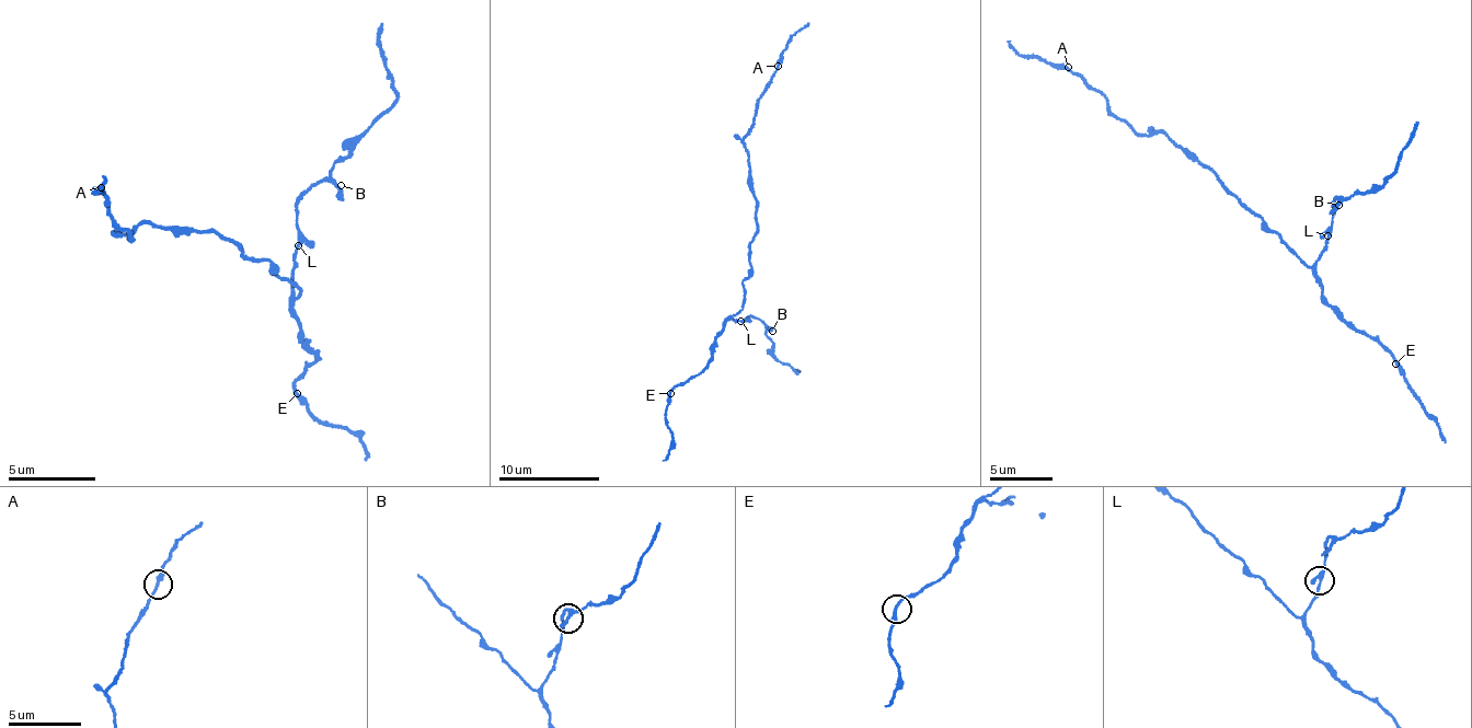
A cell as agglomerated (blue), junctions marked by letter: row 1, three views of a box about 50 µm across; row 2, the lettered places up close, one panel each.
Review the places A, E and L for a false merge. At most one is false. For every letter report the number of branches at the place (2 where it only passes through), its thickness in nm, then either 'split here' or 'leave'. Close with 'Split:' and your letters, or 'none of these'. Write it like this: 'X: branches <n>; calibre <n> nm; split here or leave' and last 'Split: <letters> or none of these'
A: branches 2; calibre 240 nm; leave
E: branches 2; calibre 240 nm; leave
L: branches 2; calibre 240 nm; leave
Split: none of these

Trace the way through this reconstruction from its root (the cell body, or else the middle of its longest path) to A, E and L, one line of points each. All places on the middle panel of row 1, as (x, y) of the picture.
A: (749, 253), (756, 230), (756, 207), (744, 136), (751, 125), (759, 94), (778, 66)
E: (749, 253), (750, 270), (742, 281), (744, 300), (740, 310), (724, 323), (708, 366), (670, 393)
L: (749, 253), (750, 270), (742, 281), (744, 300), (740, 310), (731, 316), (742, 321)

